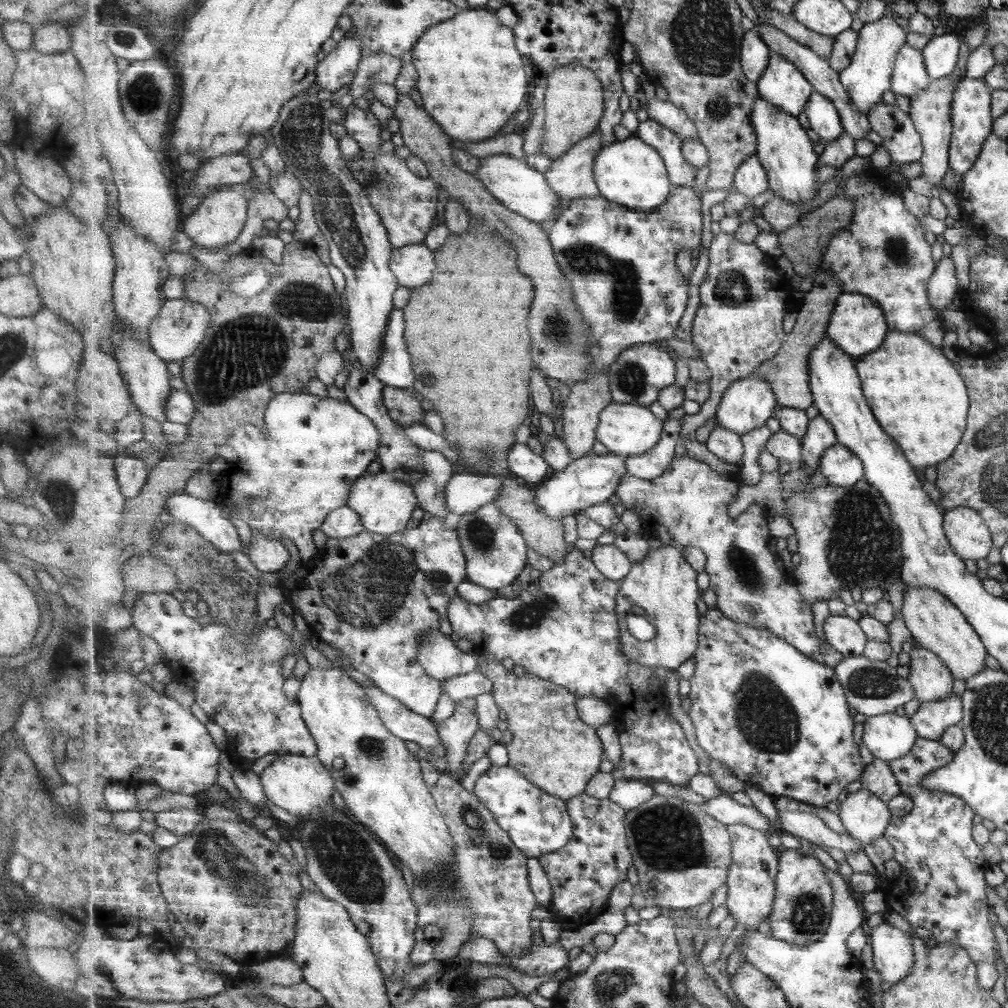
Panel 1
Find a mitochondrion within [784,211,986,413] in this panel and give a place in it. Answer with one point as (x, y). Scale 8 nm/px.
(897, 250)

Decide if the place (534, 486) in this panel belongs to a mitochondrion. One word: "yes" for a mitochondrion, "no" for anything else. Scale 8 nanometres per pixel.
no

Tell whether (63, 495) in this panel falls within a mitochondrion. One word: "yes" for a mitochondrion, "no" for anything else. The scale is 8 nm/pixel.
yes

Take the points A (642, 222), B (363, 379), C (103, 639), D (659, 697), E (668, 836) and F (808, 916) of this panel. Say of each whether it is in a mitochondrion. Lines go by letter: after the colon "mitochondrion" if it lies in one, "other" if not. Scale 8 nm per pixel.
A: other
B: other
C: other
D: other
E: mitochondrion
F: mitochondrion

